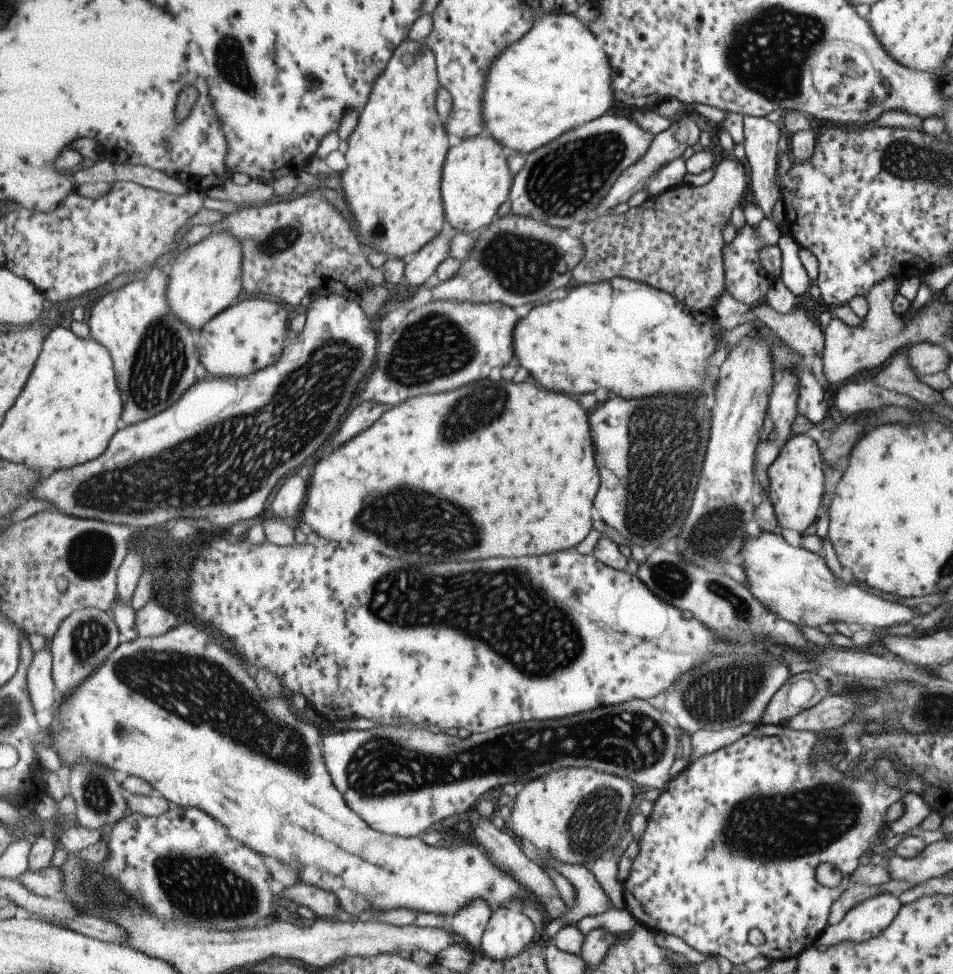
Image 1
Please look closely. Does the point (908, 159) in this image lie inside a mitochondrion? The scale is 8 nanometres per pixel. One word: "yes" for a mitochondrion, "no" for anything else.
yes

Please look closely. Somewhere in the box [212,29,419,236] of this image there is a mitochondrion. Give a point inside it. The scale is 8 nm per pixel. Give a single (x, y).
(236, 72)

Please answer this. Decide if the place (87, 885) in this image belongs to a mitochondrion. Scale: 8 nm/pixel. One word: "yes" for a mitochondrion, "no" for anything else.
yes

